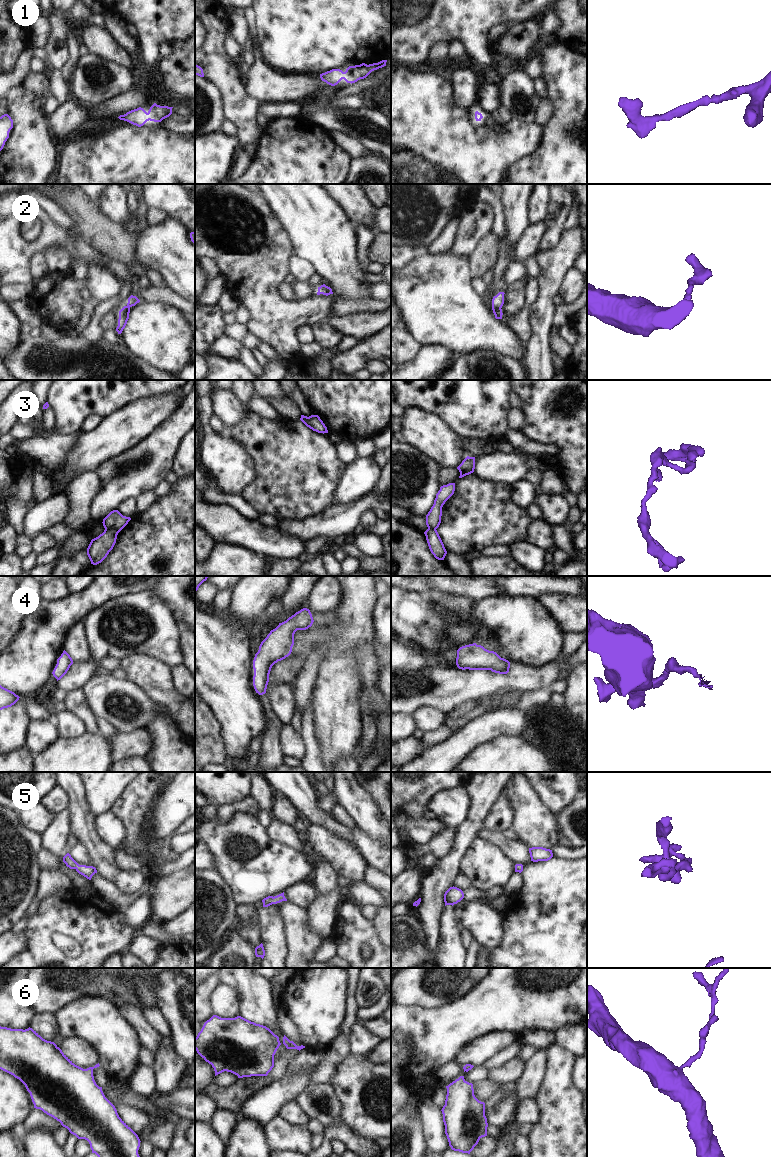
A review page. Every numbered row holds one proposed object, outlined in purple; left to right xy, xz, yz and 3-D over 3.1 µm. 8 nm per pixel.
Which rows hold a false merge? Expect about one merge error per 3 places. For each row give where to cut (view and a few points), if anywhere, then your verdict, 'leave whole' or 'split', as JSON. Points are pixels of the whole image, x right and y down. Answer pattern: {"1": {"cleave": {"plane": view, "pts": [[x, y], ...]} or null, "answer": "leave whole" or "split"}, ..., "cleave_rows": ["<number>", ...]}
{"1": {"cleave": null, "answer": "leave whole"}, "2": {"cleave": null, "answer": "leave whole"}, "3": {"cleave": {"plane": "xy", "pts": [[105, 528], [114, 528], [119, 531]]}, "answer": "split"}, "4": {"cleave": null, "answer": "leave whole"}, "5": {"cleave": null, "answer": "leave whole"}, "6": {"cleave": null, "answer": "leave whole"}, "cleave_rows": ["3"]}

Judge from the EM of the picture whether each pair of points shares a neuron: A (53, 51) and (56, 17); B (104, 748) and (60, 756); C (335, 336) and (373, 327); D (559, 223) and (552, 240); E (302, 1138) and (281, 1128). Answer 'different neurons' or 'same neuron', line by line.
A: same neuron
B: same neuron
C: different neurons
D: same neuron
E: same neuron

